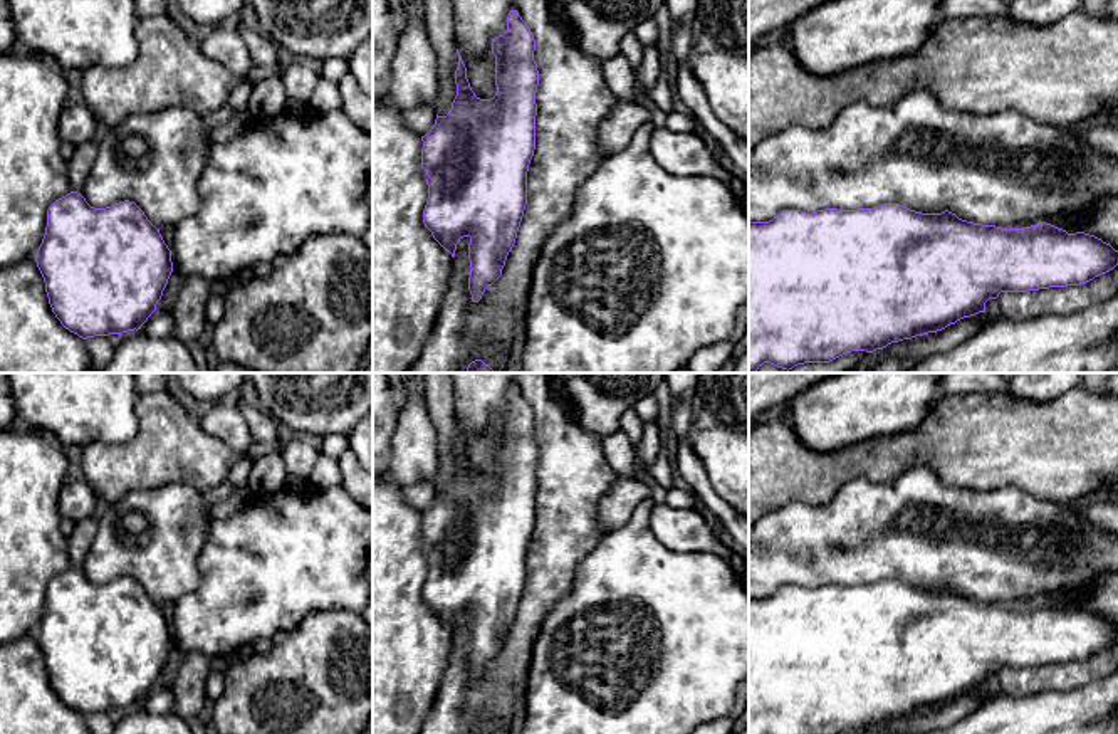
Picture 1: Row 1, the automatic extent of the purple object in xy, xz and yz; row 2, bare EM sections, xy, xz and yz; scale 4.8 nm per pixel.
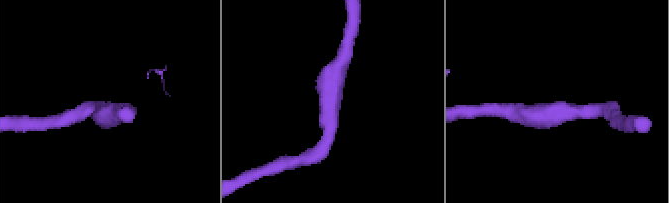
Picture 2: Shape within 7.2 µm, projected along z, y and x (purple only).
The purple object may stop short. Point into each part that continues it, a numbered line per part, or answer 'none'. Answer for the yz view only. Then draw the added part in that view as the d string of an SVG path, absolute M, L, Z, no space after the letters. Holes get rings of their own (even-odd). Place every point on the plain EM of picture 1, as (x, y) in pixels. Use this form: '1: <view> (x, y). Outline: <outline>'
none

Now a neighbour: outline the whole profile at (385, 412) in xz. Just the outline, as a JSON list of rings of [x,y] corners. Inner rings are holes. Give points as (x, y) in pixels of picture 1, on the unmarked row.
[[[373,373],[373,479],[389,472],[398,406],[386,373]]]

